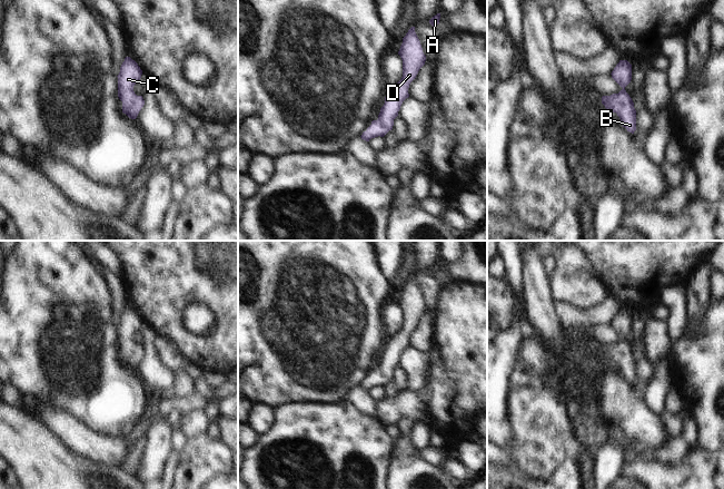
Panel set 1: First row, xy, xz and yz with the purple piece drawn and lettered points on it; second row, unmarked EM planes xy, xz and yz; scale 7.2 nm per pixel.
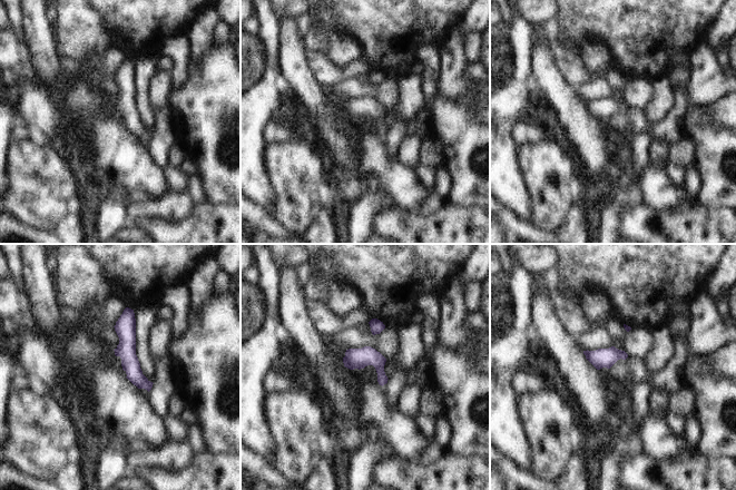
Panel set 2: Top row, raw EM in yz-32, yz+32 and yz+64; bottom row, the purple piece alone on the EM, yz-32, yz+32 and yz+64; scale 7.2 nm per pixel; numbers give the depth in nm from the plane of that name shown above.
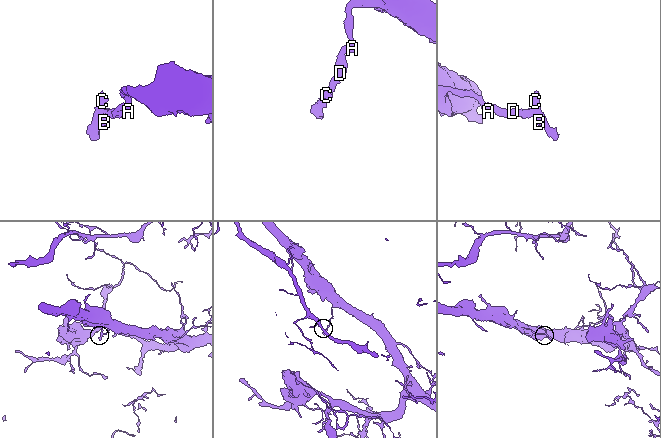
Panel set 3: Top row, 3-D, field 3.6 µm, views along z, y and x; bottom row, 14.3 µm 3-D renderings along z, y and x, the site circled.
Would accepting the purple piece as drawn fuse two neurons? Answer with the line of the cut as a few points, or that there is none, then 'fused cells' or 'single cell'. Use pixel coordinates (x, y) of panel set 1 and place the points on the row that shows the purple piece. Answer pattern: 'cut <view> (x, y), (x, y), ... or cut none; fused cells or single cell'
cut none; single cell

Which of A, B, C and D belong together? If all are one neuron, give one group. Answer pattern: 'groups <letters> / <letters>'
groups A B C D

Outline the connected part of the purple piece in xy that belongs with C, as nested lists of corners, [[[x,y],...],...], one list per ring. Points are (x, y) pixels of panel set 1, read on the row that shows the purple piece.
[[[126,57],[118,77],[118,97],[122,101],[122,113],[136,119],[145,105],[142,96],[137,96],[133,86],[139,82],[142,70],[130,57]]]

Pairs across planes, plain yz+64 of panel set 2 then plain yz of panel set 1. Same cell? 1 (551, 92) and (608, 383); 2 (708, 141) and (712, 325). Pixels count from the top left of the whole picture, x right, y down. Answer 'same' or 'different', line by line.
1: different
2: same

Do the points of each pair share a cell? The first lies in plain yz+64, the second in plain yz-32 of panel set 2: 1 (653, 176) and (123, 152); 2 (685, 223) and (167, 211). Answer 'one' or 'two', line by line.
1: one
2: two

